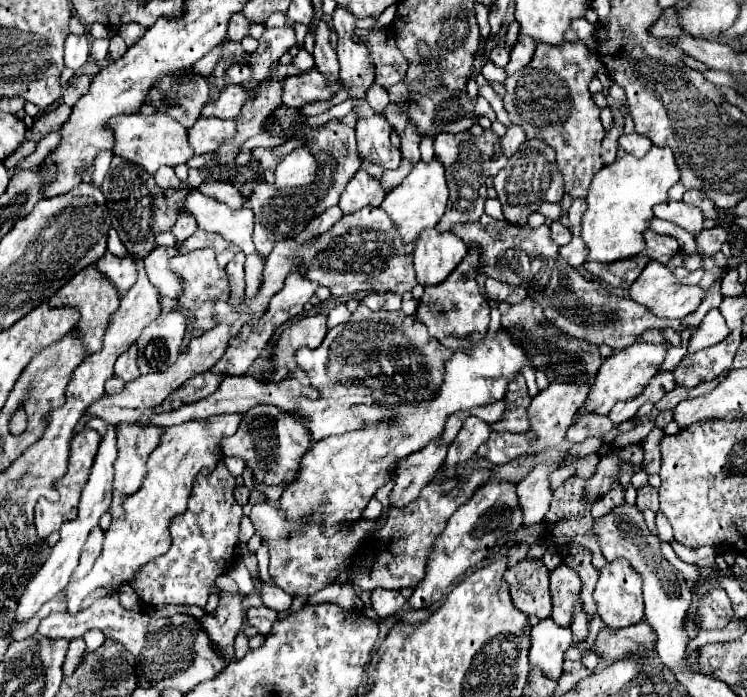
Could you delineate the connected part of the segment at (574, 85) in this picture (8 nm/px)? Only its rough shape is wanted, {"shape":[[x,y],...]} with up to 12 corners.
{"shape":[[581,40],[541,42],[505,110],[555,150],[565,192],[603,168],[601,108]]}

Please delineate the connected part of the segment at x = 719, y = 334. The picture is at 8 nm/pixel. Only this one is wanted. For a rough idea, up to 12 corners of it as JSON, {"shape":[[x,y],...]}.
{"shape":[[709,310],[691,336],[689,352],[729,336],[721,312]]}

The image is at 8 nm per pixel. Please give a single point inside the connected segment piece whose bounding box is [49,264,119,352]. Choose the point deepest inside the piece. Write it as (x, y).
(90, 291)

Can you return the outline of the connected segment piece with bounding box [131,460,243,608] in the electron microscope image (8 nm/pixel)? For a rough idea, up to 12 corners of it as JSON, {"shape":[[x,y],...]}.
{"shape":[[223,460],[195,482],[171,550],[131,586],[145,604],[207,604],[235,562],[241,506]]}

